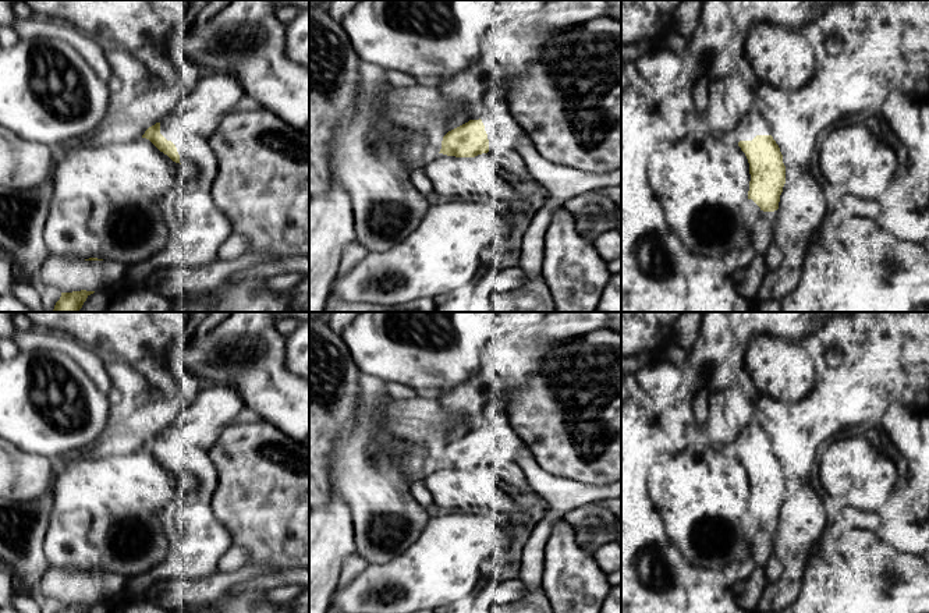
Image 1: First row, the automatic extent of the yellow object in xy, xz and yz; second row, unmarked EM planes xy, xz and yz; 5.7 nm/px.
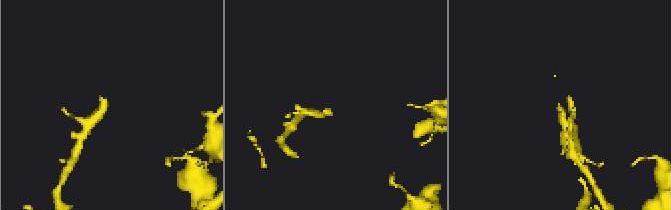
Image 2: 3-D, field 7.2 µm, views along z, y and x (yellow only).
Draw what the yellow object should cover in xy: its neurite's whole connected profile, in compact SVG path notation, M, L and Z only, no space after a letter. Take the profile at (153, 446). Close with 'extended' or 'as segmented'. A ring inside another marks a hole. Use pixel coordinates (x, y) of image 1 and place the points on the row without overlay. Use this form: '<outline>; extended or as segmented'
M206 382L195 401L167 429L149 439L142 450L173 474L185 476L208 456L210 440L217 439L242 408L245 405L235 387Z; extended

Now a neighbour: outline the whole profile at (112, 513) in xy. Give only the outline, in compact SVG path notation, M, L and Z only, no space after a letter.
M142 449L97 458L57 458L52 478L54 504L43 545L49 566L125 577L148 573L170 556L169 522L180 497L196 488L198 482L173 474Z

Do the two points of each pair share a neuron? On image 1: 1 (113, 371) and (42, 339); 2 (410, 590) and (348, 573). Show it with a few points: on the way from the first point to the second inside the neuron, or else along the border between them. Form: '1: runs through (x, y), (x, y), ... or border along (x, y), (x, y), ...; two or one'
1: border along (103, 358), (103, 367), (116, 386); two
2: border along (368, 564), (347, 584), (337, 587); two

